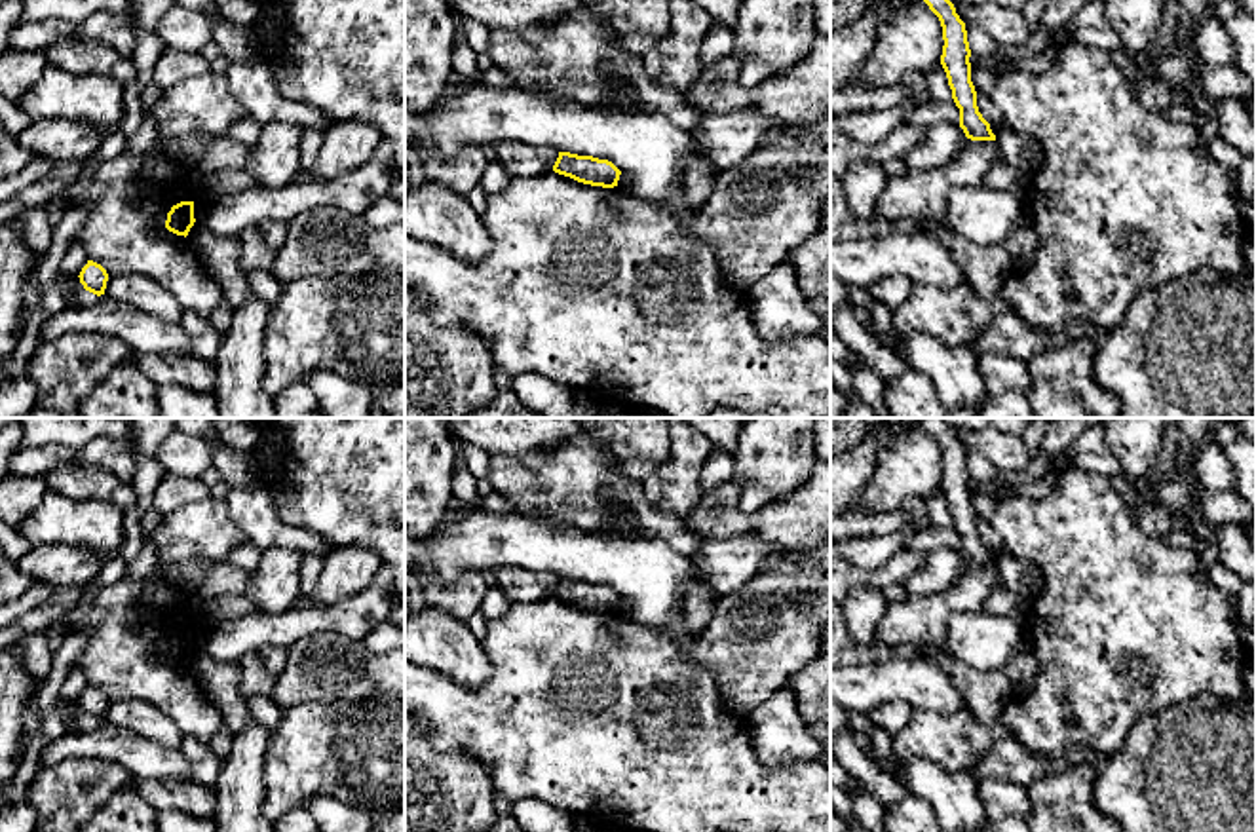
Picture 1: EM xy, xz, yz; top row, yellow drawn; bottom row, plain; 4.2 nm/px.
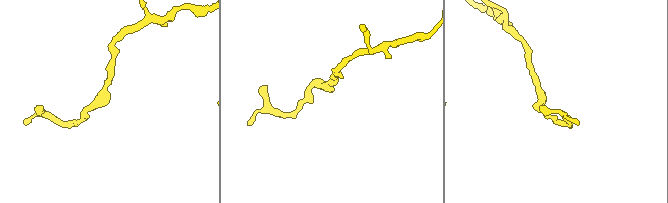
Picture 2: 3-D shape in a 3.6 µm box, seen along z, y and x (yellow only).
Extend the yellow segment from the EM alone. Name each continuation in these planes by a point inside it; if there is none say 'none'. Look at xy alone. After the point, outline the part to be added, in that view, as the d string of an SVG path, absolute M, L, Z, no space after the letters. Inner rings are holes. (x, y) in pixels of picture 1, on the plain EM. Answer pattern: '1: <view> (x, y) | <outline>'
none

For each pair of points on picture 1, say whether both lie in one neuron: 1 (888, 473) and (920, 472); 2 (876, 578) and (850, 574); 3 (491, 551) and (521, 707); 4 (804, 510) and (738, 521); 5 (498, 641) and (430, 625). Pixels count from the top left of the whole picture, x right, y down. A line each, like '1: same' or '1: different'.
1: same
2: same
3: different
4: same
5: different

